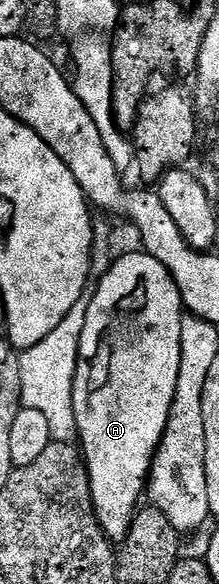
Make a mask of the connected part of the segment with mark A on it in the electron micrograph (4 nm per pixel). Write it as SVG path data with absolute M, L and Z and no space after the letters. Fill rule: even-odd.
M137 251L138 253L126 253L106 274L98 285L98 290L90 297L88 315L84 319L84 331L80 335L80 347L78 348L78 362L76 363L76 375L72 387L72 403L76 415L76 427L78 428L77 440L80 442L80 452L86 462L86 470L90 476L90 490L92 491L92 503L94 514L100 523L100 527L106 532L111 542L120 543L128 535L130 524L134 522L137 503L144 497L150 475L150 466L154 463L154 452L162 441L166 430L166 424L172 411L172 403L176 395L176 379L180 375L180 343L182 342L182 319L184 306L180 299L180 291L168 275L164 263L160 263L151 253Z

